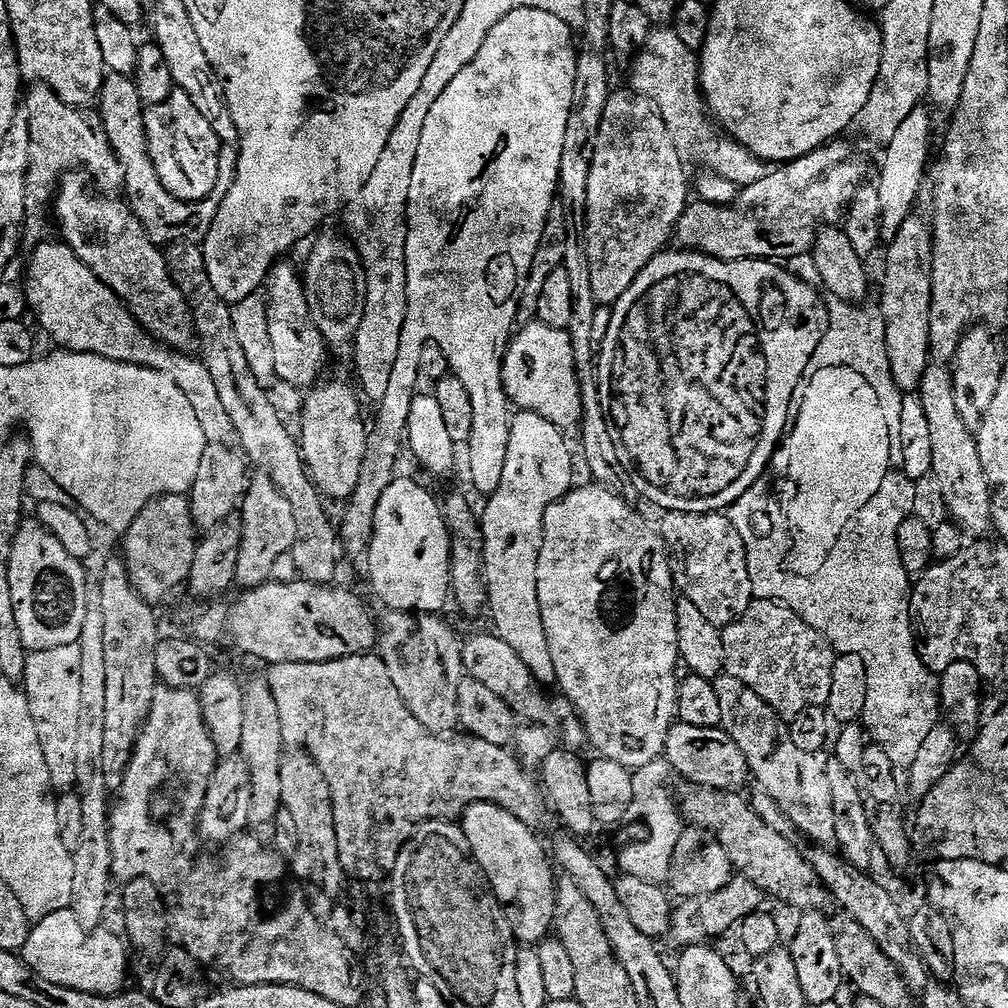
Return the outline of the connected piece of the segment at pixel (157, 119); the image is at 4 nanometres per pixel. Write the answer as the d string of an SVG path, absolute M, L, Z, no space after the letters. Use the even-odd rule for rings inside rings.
M175 90L164 102L147 105L144 113L146 122L146 142L150 150L150 158L154 162L154 170L158 170L158 178L174 198L194 202L195 200L205 200L217 191L220 184L220 151L222 145L218 134L214 134L214 129L210 127L210 122L195 107L194 102L184 92Z

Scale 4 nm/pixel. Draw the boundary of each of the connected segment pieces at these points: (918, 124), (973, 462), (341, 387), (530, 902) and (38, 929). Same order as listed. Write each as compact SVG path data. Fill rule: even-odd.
M927 107L915 108L898 126L894 138L883 145L884 161L880 164L880 180L878 187L882 198L882 222L884 223L884 236L891 238L902 230L902 222L910 218L917 211L916 199L920 196L920 187L924 184L924 171L928 168L928 155L932 152L932 116Z
M944 362L929 363L920 383L918 395L926 410L926 423L930 426L930 438L934 445L932 475L938 478L942 486L942 495L946 497L949 517L965 537L987 537L984 535L993 531L992 497L994 489L986 478L982 457L978 454L975 431L968 428L966 422L962 422L962 414L958 414L958 406L954 406L954 382L951 367Z
M344 380L324 383L317 383L305 395L309 396L304 400L304 421L298 431L298 443L313 484L329 501L344 502L352 496L354 486L358 484L358 474L362 474L369 429L360 421L361 397L357 389L352 389Z
M471 804L463 814L462 827L494 894L507 906L517 941L524 946L539 944L554 928L558 880L552 877L549 853L540 845L537 833L496 804Z
M63 908L31 925L22 949L25 962L54 986L86 990L99 996L125 991L128 980L128 952L125 941L112 932L92 931L82 926L71 908ZM125 948L125 949L124 949ZM128 951L128 952L127 952Z

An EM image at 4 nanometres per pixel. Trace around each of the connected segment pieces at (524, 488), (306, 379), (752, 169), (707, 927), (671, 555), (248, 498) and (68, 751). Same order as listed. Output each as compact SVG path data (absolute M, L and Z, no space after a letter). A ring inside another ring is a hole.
M517 411L511 417L510 446L506 446L506 466L502 469L502 482L498 490L487 497L488 504L482 508L482 527L484 530L484 583L488 590L488 608L492 612L494 634L502 638L516 651L518 658L545 686L556 684L554 658L550 658L550 642L546 642L546 626L542 626L542 610L538 602L538 558L544 537L546 510L554 502L568 495L574 487L572 481L572 456L568 453L565 433L546 418L533 412Z
M277 262L268 271L266 281L266 303L268 306L268 333L270 352L274 354L274 370L279 383L292 388L308 390L321 379L324 372L324 359L329 359L330 349L324 343L318 326L314 326L310 306L306 302L304 282L299 267Z
M660 26L650 33L644 51L631 65L630 71L631 91L642 94L642 98L650 98L650 102L658 106L662 122L666 122L666 130L670 130L670 138L674 138L678 154L689 165L701 164L701 169L736 184L739 189L754 186L754 182L762 182L762 178L766 178L770 171L769 161L760 160L734 137L722 134L713 120L704 100L704 91L700 88L697 53L692 52L690 46L685 46L671 27Z
M739 874L733 875L728 884L720 890L714 890L714 894L702 894L689 900L681 899L675 905L670 940L680 950L690 948L693 944L712 942L715 936L720 936L731 928L733 931L750 914L761 911L765 907L764 900L766 901L765 893L758 886L754 886L754 882Z
M672 510L658 523L660 537L668 547L668 561L672 567L672 580L676 583L679 595L685 600L694 602L698 611L714 625L723 630L726 625L733 624L753 602L752 583L750 582L750 566L746 546L742 542L742 534L734 526L731 515L724 512L702 510L698 514L690 514L686 510Z
M260 474L256 480L249 483L248 491L245 492L243 501L238 509L238 515L242 522L242 542L238 550L238 574L236 575L236 584L241 589L257 588L271 581L272 575L270 569L281 554L286 554L294 546L294 510L290 510L290 502L282 496L282 490L274 486L274 482L269 476Z
M79 643L70 646L54 646L54 650L42 650L29 655L24 671L22 687L28 695L30 714L34 714L34 726L38 726L38 738L42 742L42 754L46 754L46 767L50 770L50 782L57 793L73 791L78 778L77 747L78 721L82 683L82 650Z

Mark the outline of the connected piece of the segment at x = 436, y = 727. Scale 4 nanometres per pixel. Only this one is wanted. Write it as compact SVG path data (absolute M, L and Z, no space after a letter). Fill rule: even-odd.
M385 611L378 620L378 655L390 674L402 702L437 734L452 734L460 728L458 686L465 678L462 640L440 614Z

